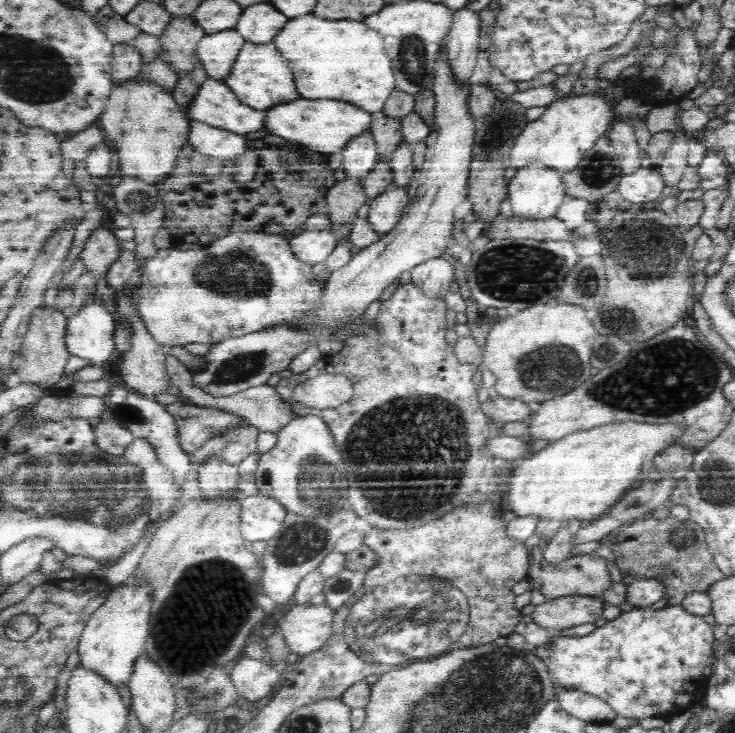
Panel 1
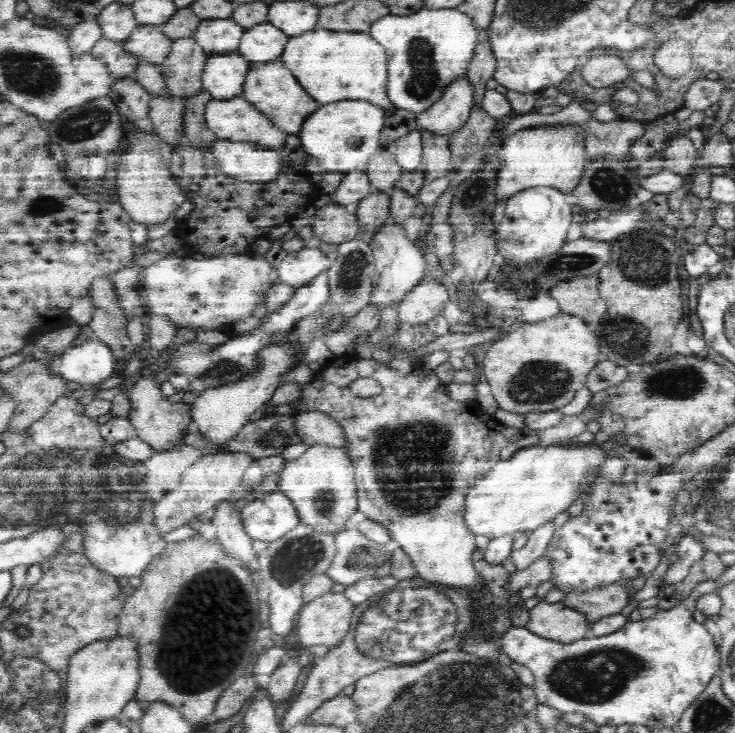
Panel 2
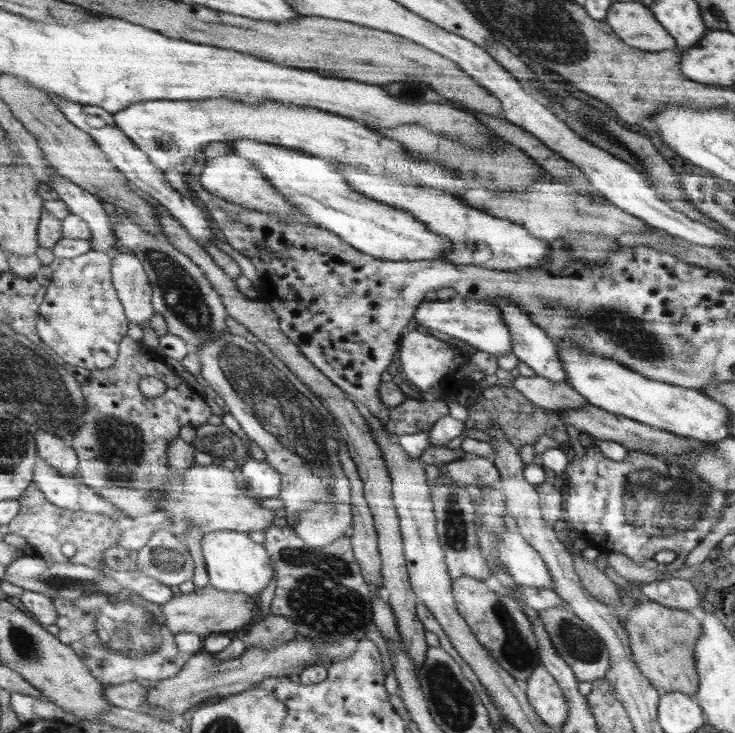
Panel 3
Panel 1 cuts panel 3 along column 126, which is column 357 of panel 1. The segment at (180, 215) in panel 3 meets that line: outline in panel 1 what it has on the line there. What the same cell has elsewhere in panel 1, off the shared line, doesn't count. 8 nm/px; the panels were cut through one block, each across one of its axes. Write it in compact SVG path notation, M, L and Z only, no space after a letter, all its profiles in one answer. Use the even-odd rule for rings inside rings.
M365 130L357 136L352 136L342 150L345 178L360 178L368 176L374 164L379 160L378 148L371 130Z

